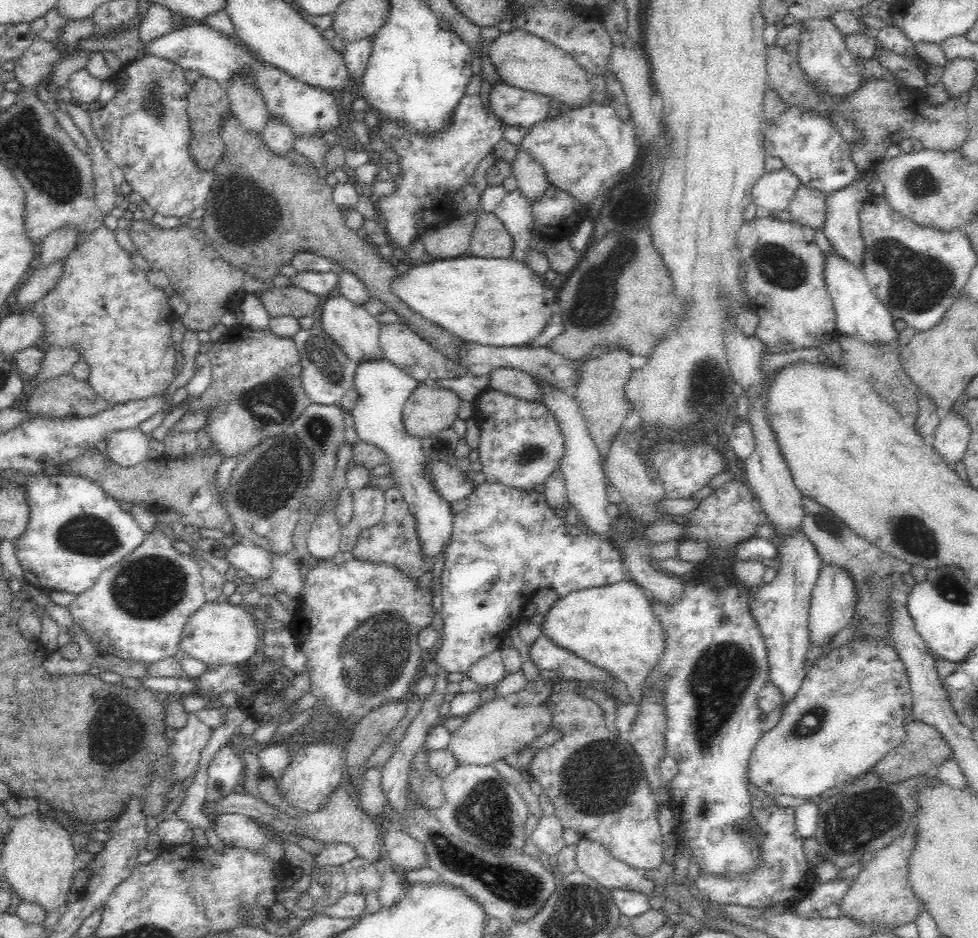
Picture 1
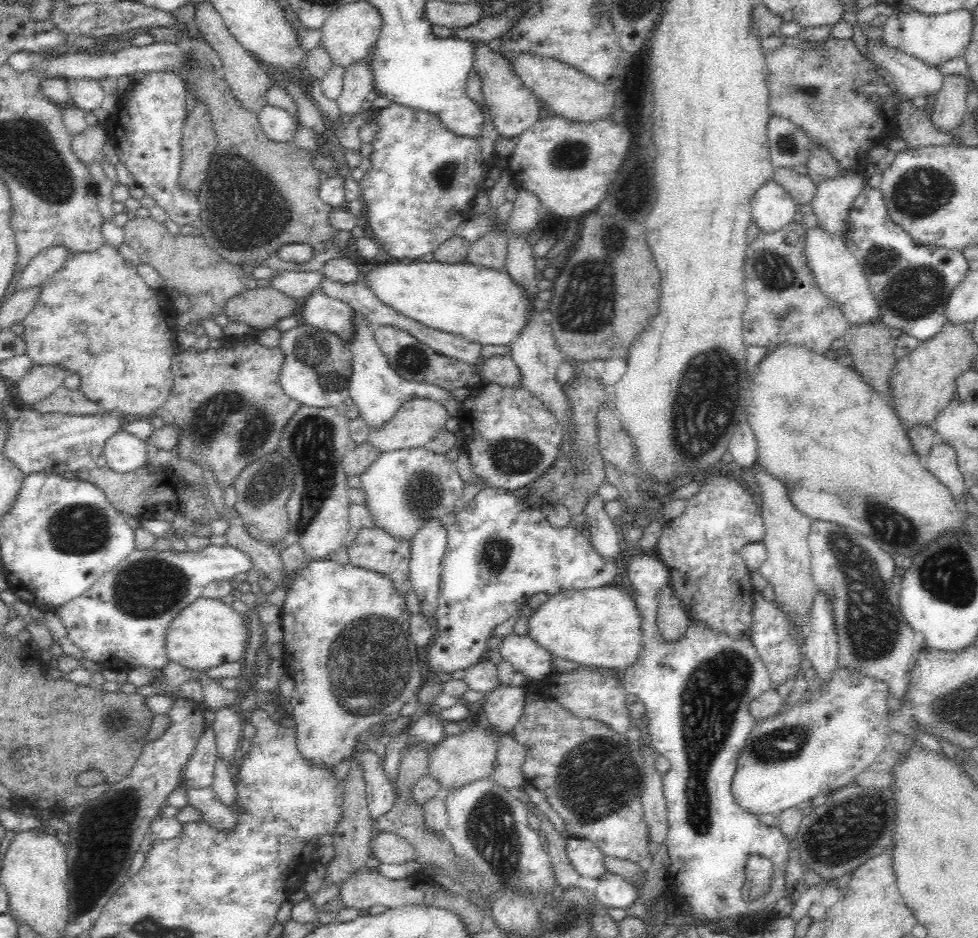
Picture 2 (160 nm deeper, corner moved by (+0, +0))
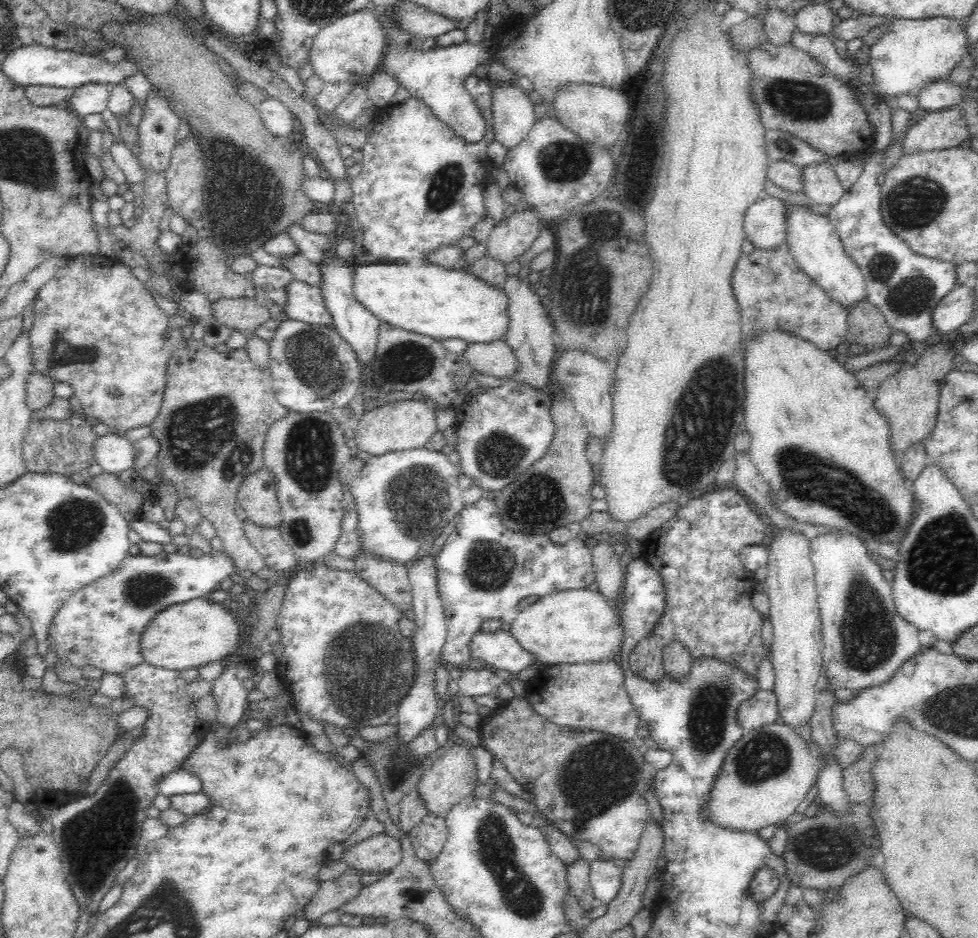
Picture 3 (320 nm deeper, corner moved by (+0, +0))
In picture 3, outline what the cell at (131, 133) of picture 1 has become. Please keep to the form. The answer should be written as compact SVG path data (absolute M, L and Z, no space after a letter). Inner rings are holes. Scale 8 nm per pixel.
M151 91L138 128L139 163L148 170L164 172L175 149L181 119L172 111L164 95Z

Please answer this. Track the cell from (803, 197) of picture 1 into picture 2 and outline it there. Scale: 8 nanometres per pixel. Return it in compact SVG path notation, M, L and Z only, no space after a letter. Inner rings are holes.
M778 166L773 170L772 181L780 183L782 188L796 201L796 204L811 202L816 194L816 185L808 175L800 175L786 166Z

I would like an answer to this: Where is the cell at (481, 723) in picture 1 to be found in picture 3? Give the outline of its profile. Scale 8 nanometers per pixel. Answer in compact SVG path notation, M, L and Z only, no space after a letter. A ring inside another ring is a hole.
M457 741L452 747L445 747L445 753L429 766L420 778L416 791L424 801L426 815L445 817L448 811L464 797L472 794L476 786L476 766L474 758L468 753L468 746Z

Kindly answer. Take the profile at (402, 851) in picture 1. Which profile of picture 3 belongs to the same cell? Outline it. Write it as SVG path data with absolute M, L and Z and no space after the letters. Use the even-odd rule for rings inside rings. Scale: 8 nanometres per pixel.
M380 833L344 850L340 860L360 874L382 873L400 864L403 853L396 837Z

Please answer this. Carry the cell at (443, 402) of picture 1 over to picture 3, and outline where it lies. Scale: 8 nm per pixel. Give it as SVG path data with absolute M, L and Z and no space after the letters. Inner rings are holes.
M418 399L394 401L366 411L357 421L354 430L355 451L363 450L372 456L422 448L437 431L434 408Z

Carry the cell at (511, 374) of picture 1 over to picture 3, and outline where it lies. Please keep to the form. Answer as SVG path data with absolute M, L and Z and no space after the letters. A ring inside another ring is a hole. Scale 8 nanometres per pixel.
M503 338L490 342L468 343L462 354L474 372L502 380L515 374L518 369L518 359Z

